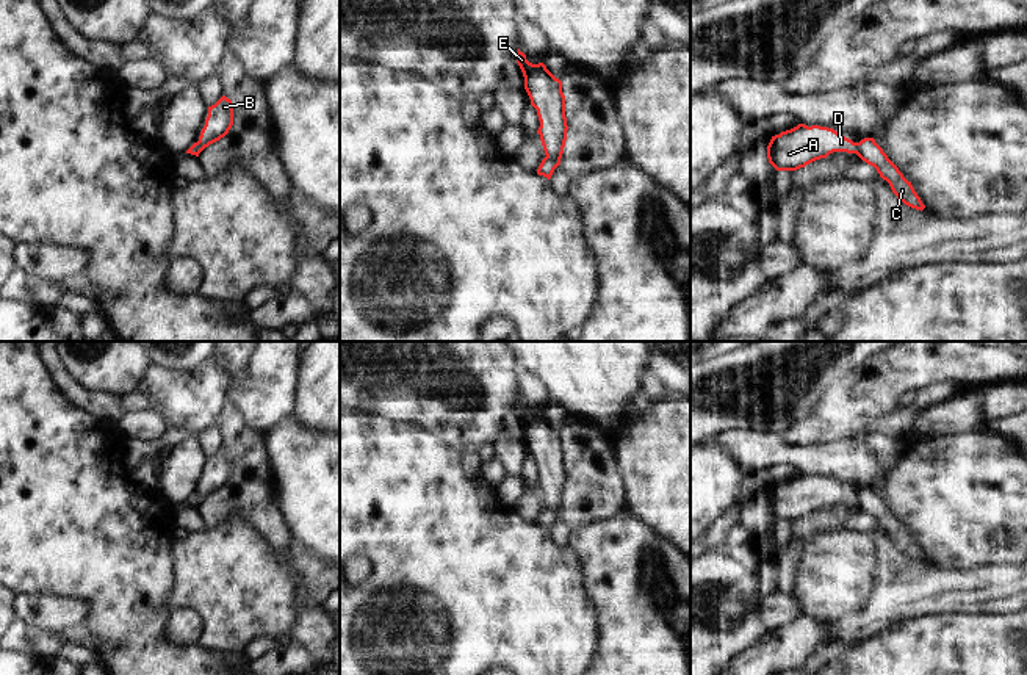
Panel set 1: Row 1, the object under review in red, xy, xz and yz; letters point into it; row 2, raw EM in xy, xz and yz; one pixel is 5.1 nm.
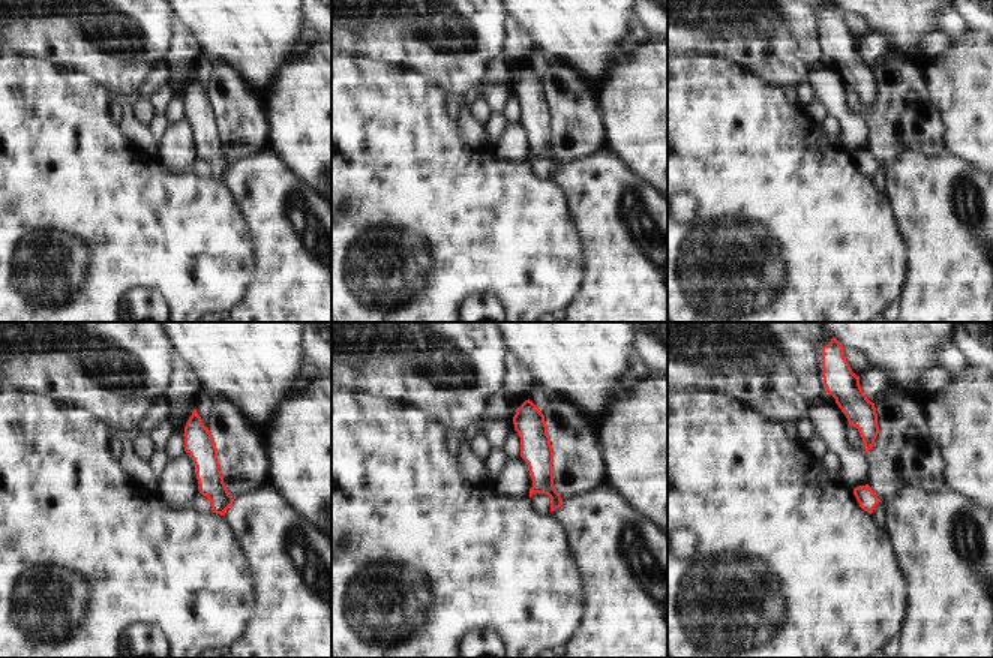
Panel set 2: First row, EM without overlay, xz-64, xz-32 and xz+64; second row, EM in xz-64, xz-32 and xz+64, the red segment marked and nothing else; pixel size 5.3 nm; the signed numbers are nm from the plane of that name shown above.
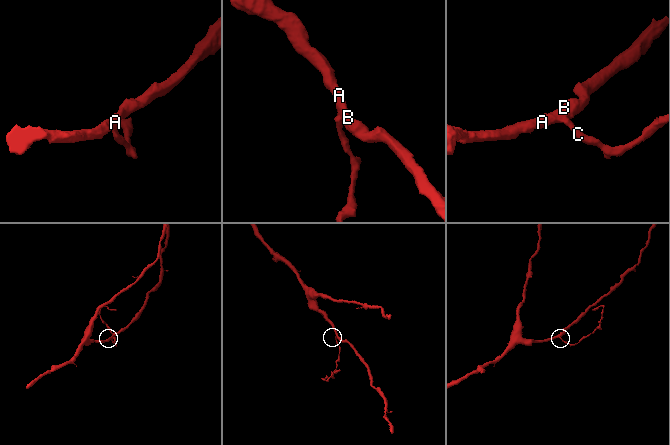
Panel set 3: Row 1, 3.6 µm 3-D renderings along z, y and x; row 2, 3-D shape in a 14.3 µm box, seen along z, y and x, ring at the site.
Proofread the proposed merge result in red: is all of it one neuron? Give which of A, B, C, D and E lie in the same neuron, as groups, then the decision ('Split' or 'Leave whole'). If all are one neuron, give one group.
Groups: A B D E / C. Split.

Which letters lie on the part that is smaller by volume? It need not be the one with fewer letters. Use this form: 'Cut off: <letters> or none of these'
Cut off: C

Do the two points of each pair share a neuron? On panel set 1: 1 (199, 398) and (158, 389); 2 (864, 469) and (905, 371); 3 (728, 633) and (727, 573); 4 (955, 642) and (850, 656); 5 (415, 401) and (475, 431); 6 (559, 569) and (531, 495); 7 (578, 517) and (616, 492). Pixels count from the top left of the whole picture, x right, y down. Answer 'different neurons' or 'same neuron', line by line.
1: same neuron
2: different neurons
3: same neuron
4: same neuron
5: same neuron
6: different neurons
7: same neuron

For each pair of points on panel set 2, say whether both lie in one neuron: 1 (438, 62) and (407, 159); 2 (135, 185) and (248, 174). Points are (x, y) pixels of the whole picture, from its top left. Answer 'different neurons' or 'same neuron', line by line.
1: different neurons
2: different neurons

